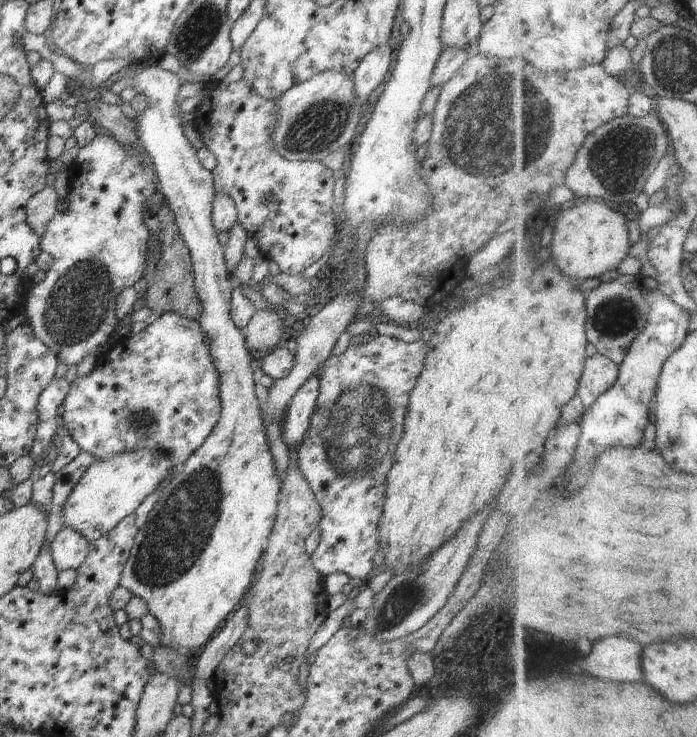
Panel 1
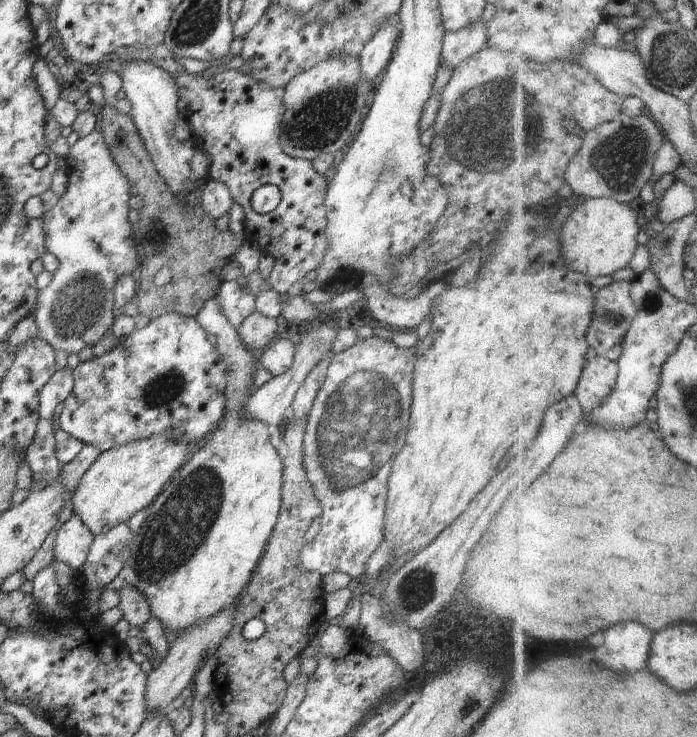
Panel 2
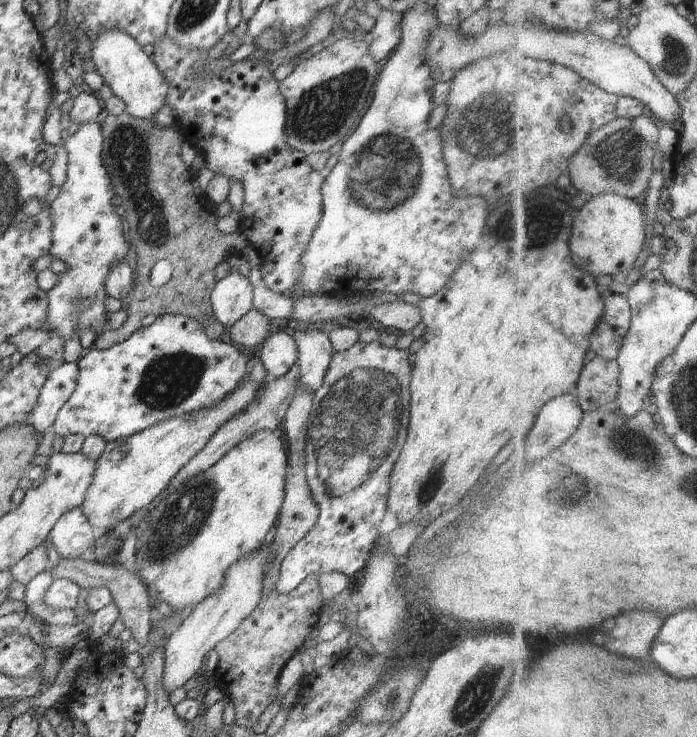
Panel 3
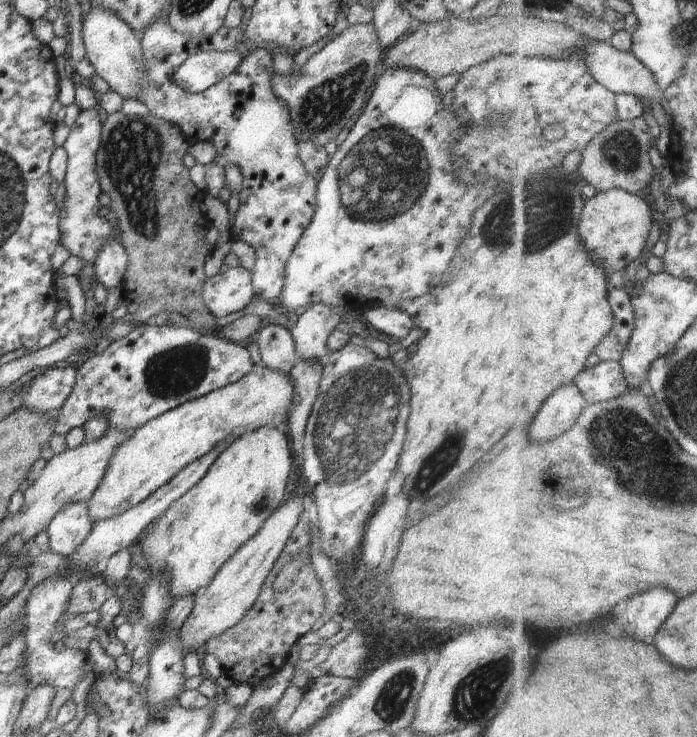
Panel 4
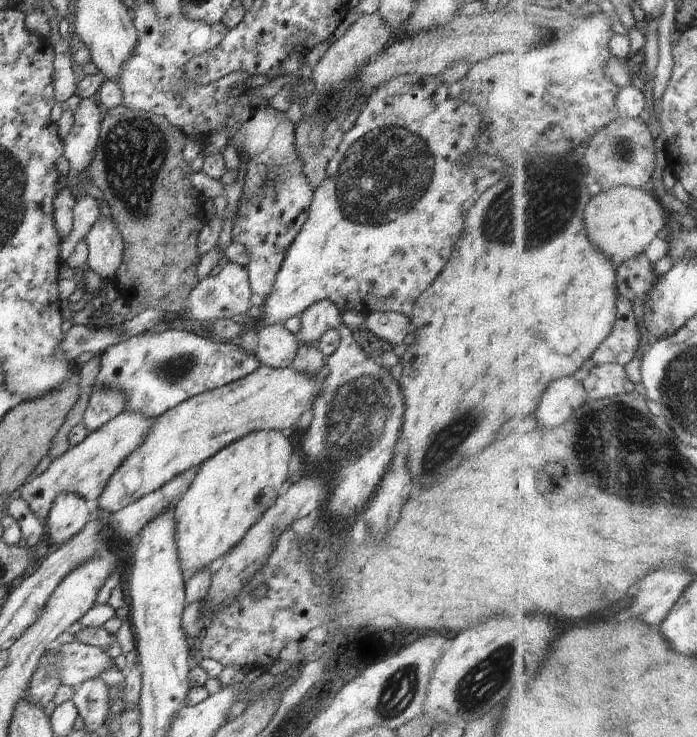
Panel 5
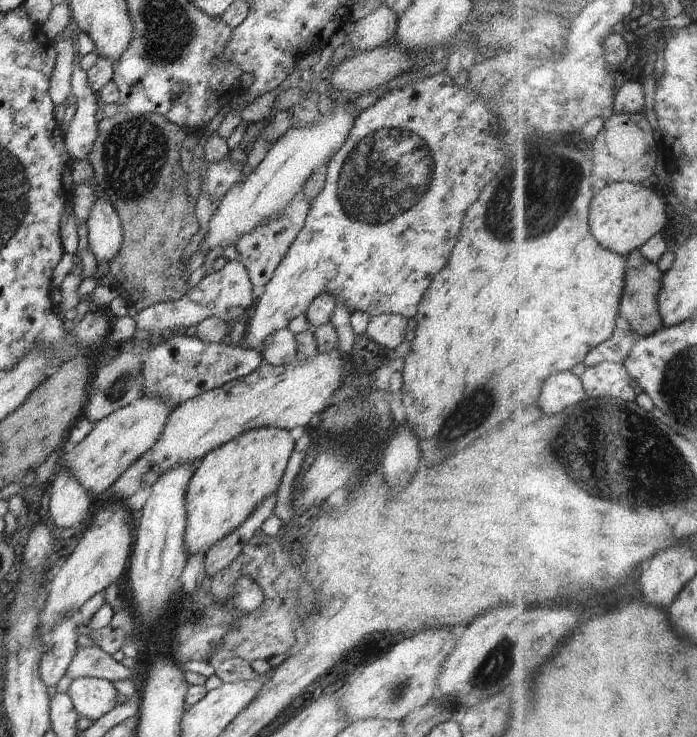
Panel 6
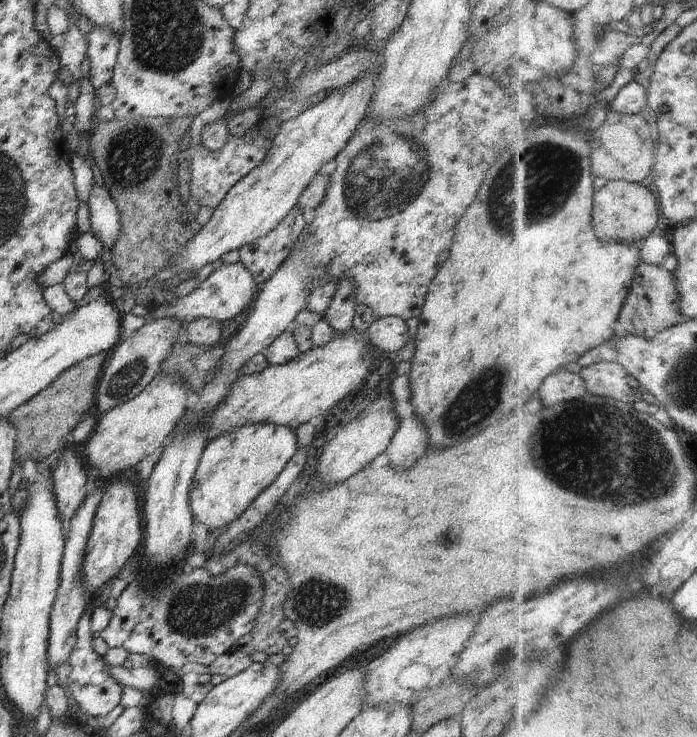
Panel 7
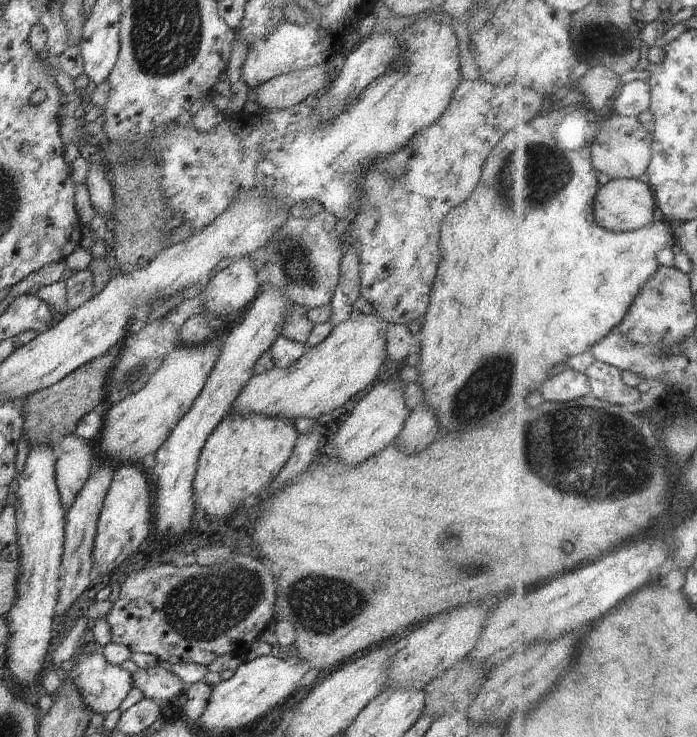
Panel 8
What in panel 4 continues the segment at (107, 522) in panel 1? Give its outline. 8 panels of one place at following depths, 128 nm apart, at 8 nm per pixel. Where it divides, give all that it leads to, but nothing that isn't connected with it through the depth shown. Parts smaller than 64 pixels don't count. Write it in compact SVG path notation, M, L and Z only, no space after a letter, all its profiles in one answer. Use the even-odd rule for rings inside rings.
M264 366L260 372L248 373L234 384L213 390L198 400L185 402L182 406L177 406L149 420L146 424L128 433L128 438L124 438L124 442L120 442L120 446L116 446L114 454L108 460L108 468L104 472L102 482L96 486L96 492L92 494L92 498L86 502L90 518L93 522L108 520L112 516L138 506L140 502L144 502L156 490L174 478L174 475L178 474L180 470L212 450L216 444L230 440L230 438L237 439L242 434L252 432L257 428L268 427L268 424L272 424L276 420L276 416L288 414L288 410L292 406L292 398L294 398L294 385L290 382L288 375L274 372Z

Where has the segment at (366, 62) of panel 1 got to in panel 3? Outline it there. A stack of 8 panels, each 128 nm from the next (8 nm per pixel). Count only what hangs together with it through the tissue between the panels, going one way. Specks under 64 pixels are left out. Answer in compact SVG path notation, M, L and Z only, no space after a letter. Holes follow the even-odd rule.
M383 10L369 33L368 52L377 63L382 64L400 44L402 14Z

